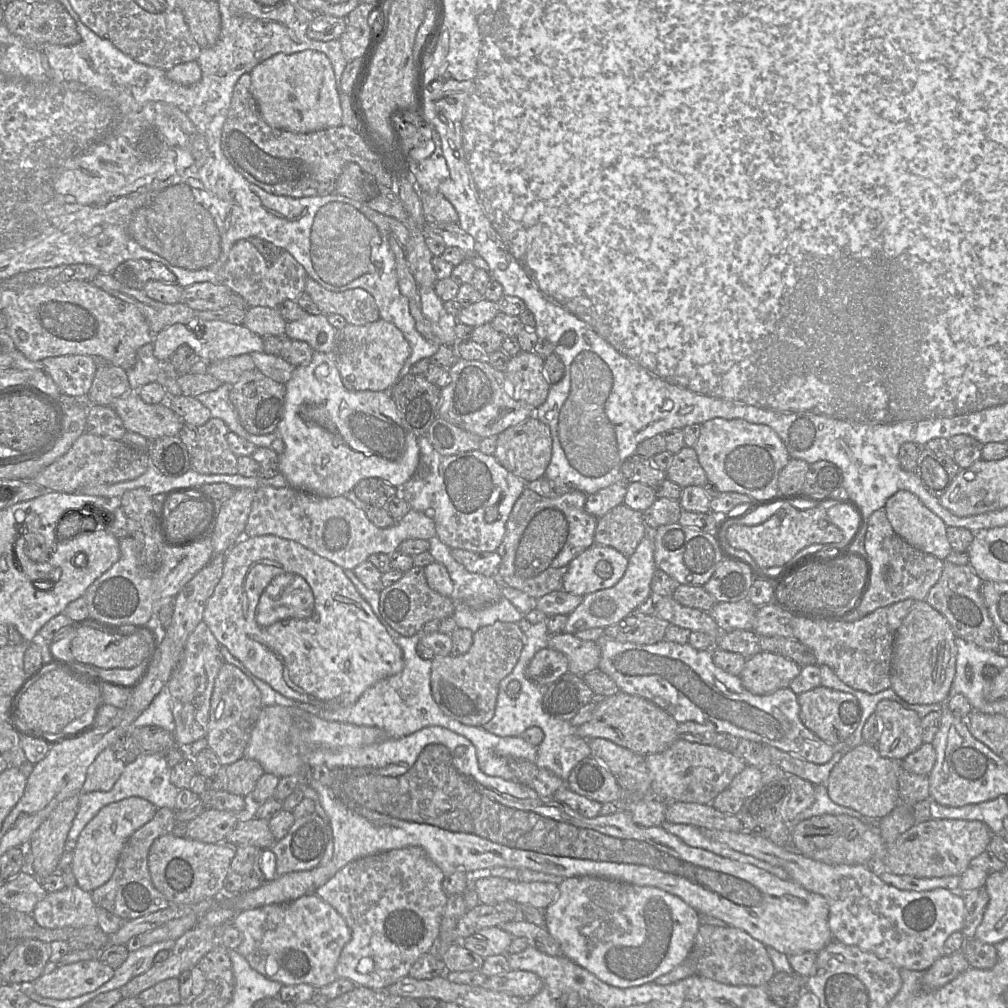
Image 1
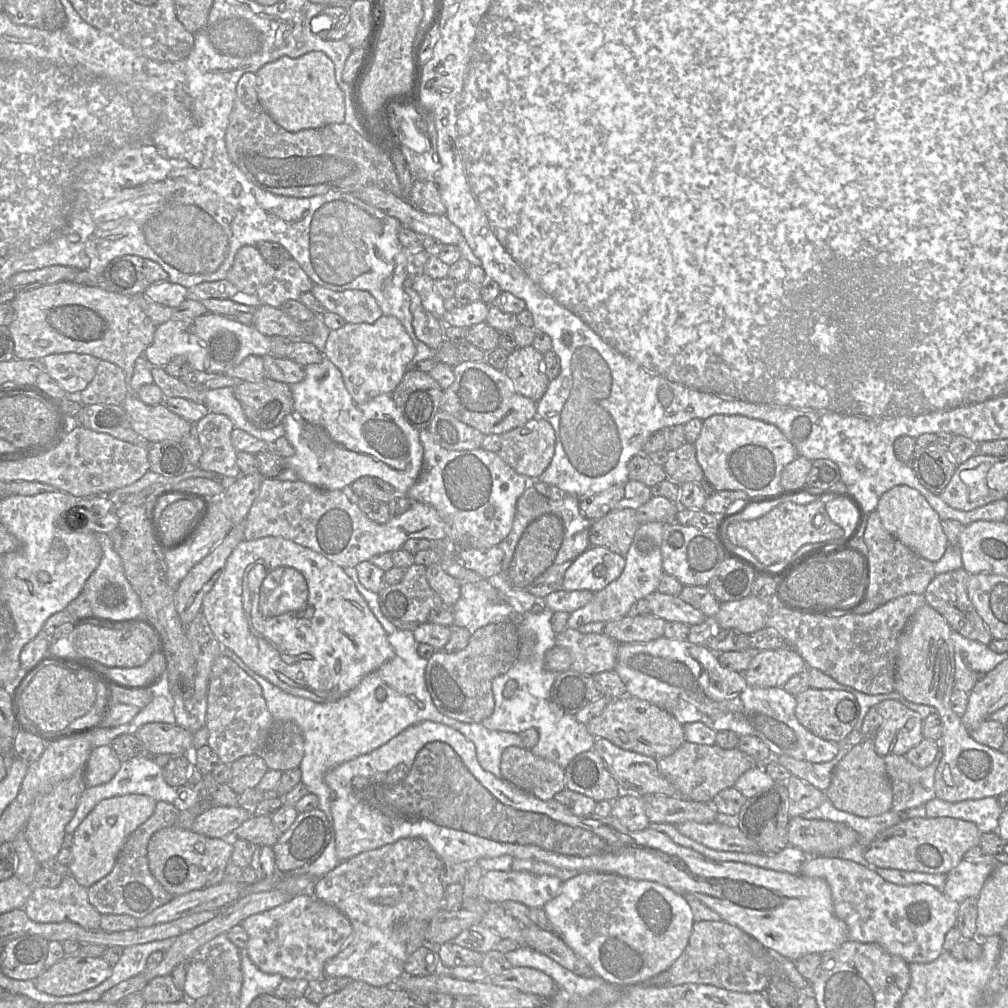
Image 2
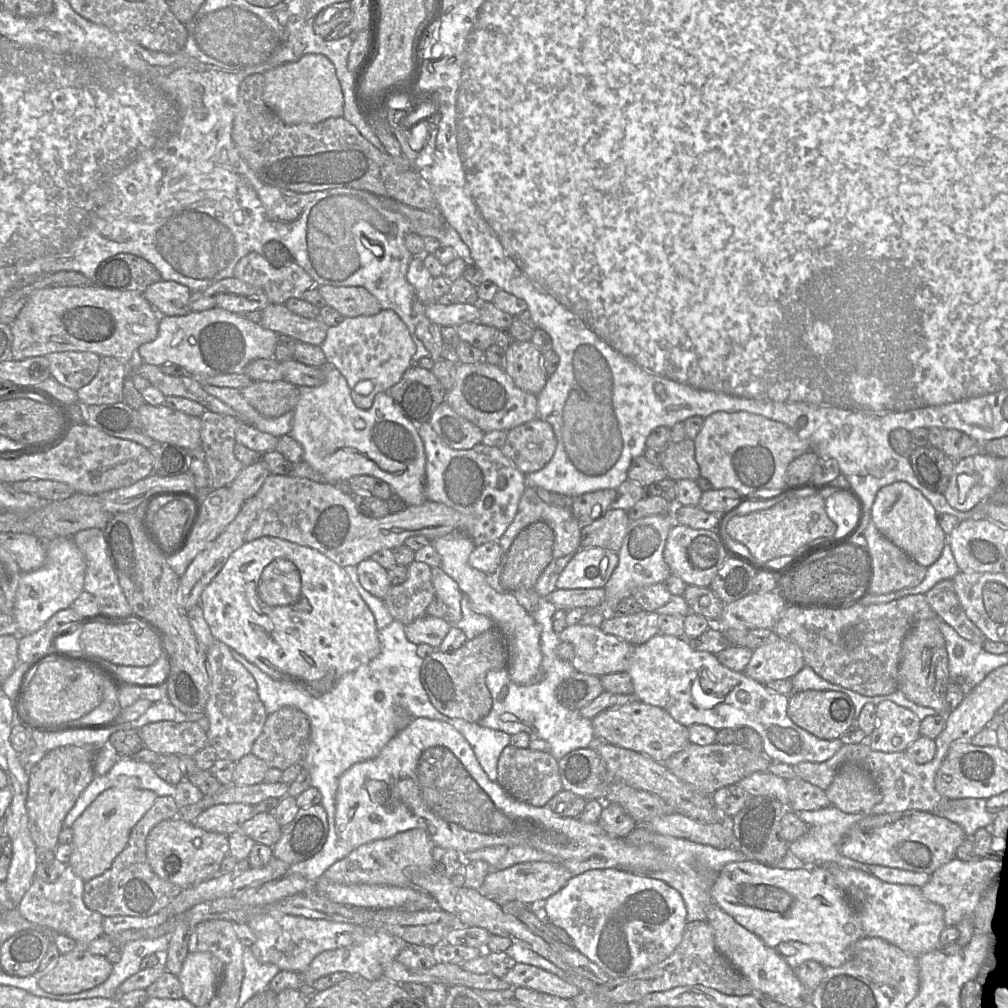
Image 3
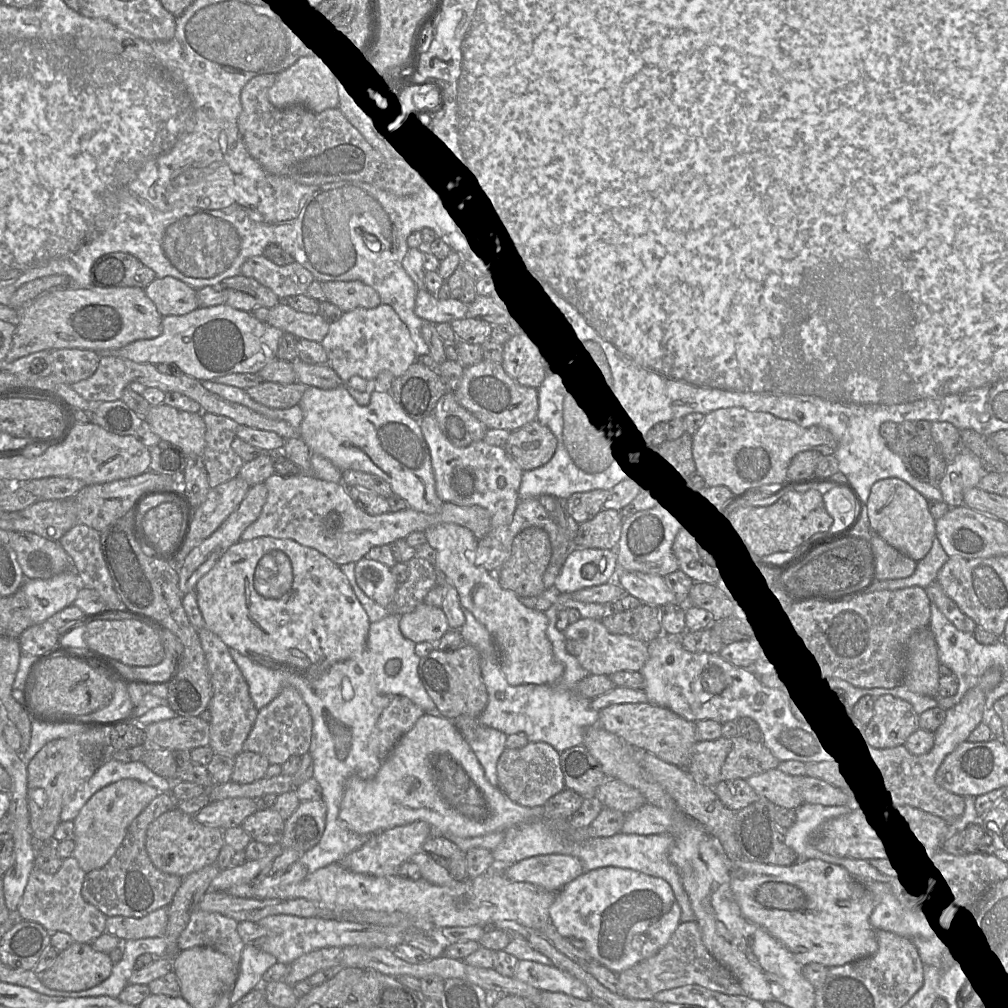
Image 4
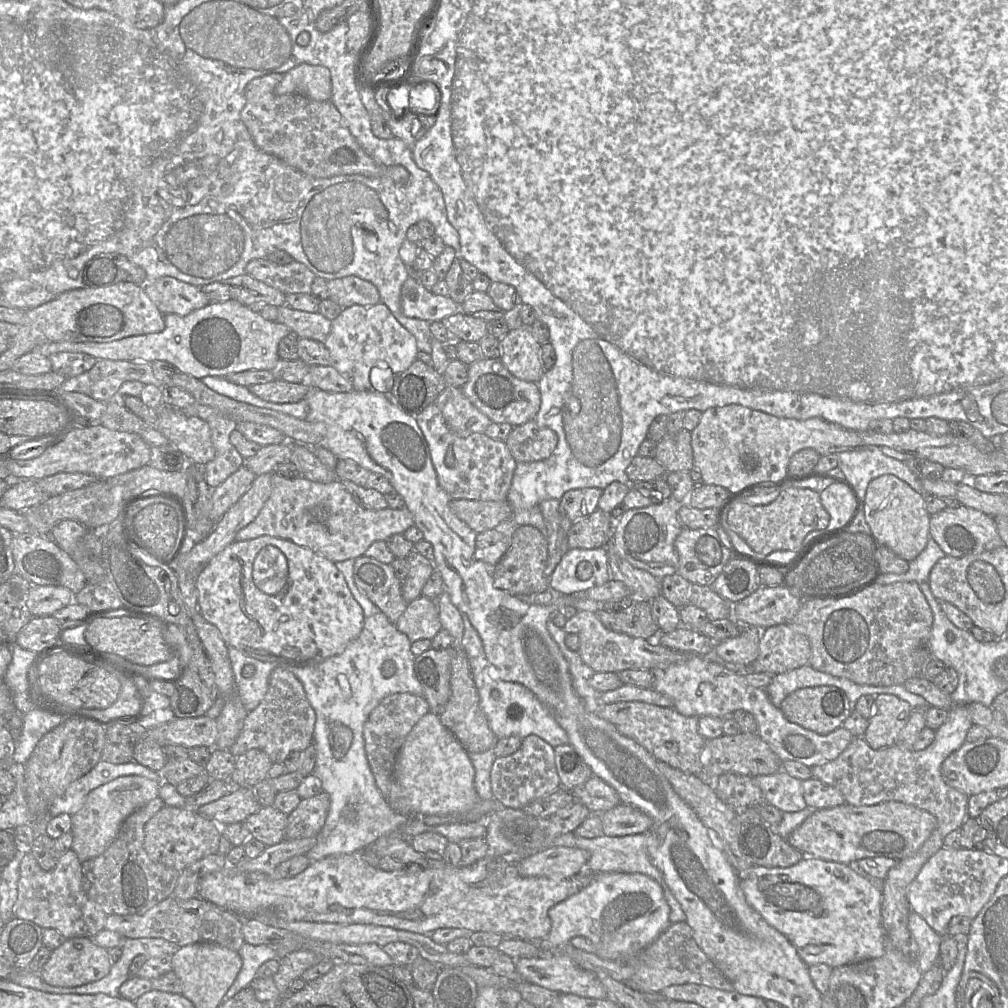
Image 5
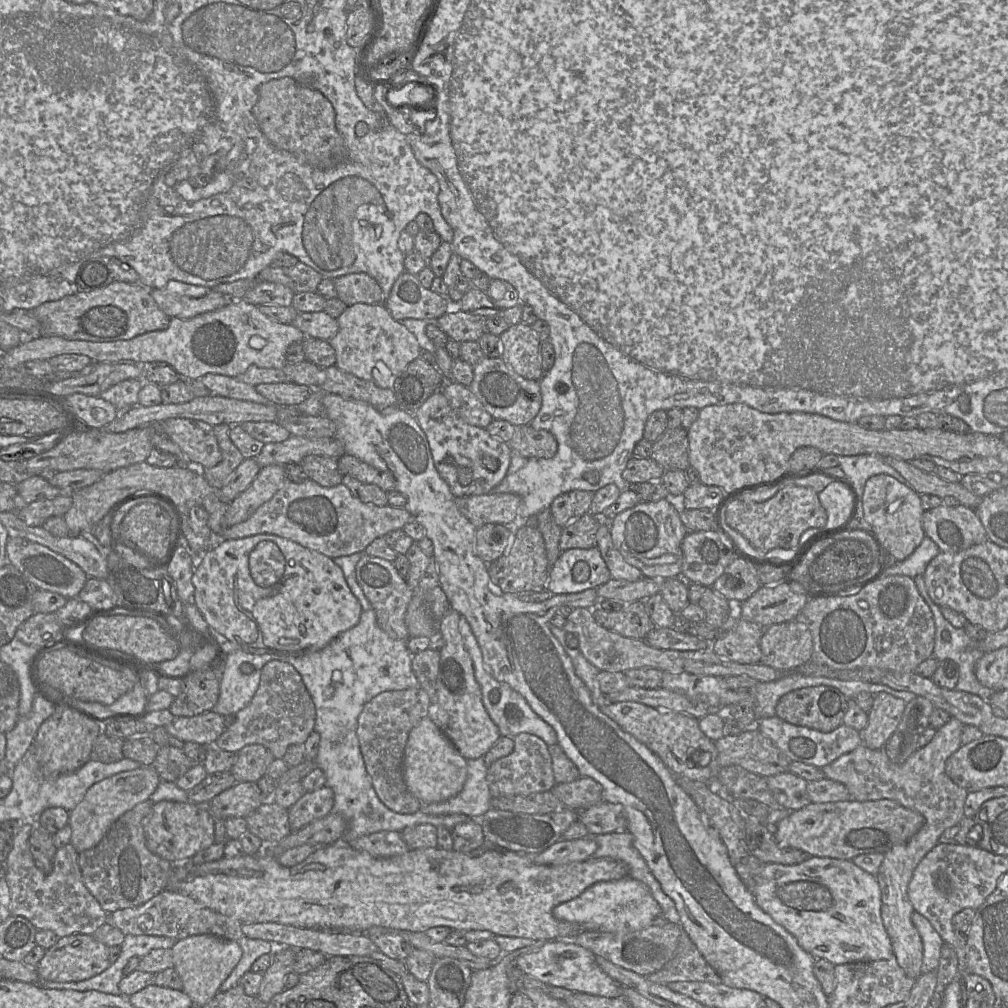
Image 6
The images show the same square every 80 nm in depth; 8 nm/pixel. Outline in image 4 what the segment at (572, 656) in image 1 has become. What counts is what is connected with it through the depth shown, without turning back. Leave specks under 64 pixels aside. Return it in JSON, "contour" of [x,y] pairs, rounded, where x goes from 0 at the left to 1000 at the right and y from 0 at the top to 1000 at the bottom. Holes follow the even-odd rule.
{"contour":[[[575,613],[558,626],[562,634],[571,635],[576,639],[576,647],[572,650],[575,660],[590,670],[606,671],[615,666],[635,666],[644,653],[643,639],[604,627],[595,615]]]}

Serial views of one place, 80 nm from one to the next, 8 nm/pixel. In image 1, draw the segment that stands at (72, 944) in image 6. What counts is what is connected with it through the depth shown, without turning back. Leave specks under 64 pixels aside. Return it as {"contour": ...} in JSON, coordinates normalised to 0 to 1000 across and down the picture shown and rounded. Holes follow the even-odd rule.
{"contour":[[[48,951],[48,961],[32,975],[32,979],[44,990],[63,992],[92,984],[112,968],[113,962],[98,951],[82,952],[66,957],[49,957]]]}

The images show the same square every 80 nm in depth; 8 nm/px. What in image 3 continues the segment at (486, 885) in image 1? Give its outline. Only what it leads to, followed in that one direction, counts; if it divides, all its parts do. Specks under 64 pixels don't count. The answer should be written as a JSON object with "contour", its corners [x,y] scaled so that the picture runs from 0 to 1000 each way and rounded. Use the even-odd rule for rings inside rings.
{"contour":[[[519,855],[502,862],[487,862],[474,884],[496,899],[505,894],[514,894],[522,899],[535,898],[560,880],[566,870],[556,855]]]}

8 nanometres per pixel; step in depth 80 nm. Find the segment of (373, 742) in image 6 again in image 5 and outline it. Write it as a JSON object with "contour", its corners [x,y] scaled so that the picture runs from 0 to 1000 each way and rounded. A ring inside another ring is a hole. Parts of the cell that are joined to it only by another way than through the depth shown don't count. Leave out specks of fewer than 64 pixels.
{"contour":[[[392,688],[382,691],[367,707],[360,721],[362,746],[374,782],[385,794],[390,765],[395,746],[412,718],[424,707],[427,701],[421,690],[407,688]]]}

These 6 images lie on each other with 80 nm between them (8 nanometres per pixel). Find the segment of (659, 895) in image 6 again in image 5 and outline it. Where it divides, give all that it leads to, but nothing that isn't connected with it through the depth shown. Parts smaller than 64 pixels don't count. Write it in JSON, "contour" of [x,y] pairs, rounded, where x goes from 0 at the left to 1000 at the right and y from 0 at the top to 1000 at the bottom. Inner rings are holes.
{"contour":[[[563,825],[553,830],[547,836],[547,840],[559,839],[574,841],[585,846],[584,854],[580,862],[589,867],[615,865],[615,866],[636,866],[652,874],[659,886],[659,890],[665,900],[665,917],[679,915],[681,908],[672,892],[668,889],[662,879],[656,864],[648,857],[643,846],[643,826],[626,827],[621,829],[601,829],[597,828],[590,831],[577,831],[568,825]]]}

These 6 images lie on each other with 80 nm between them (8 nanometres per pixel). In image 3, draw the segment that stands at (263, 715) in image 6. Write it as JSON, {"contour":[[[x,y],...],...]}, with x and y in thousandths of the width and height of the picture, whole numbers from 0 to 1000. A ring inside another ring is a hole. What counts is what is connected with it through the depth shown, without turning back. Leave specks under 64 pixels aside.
{"contour":[[[284,700],[265,710],[260,726],[252,736],[249,747],[263,755],[266,761],[281,765],[302,754],[307,737],[308,715],[305,709],[295,702]]]}

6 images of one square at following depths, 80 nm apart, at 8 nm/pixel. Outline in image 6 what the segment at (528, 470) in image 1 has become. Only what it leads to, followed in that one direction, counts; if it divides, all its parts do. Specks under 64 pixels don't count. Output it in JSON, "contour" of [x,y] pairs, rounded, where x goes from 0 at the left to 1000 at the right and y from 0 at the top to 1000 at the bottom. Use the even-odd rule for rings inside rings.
{"contour":[[[526,421],[511,423],[511,430],[504,440],[509,448],[522,454],[548,454],[554,444],[546,428],[530,426]]]}

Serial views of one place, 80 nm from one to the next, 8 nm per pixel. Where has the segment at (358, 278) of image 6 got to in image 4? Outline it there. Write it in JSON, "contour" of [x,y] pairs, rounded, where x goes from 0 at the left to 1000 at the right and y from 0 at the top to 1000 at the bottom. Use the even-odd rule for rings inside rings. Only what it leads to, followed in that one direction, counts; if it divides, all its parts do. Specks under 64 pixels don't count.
{"contour":[[[356,278],[319,280],[324,299],[341,311],[353,306],[370,307],[378,302],[376,292]]]}

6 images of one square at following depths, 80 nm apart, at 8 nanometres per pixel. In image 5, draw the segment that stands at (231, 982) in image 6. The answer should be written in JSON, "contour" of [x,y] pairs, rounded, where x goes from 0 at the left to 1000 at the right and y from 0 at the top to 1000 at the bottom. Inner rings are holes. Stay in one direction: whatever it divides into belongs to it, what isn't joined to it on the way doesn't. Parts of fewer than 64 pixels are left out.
{"contour":[[[242,935],[237,945],[240,950],[240,959],[226,981],[223,991],[227,991],[238,982],[248,977],[254,970],[256,960],[264,953],[275,951],[275,945],[272,939],[268,938],[250,938]]]}

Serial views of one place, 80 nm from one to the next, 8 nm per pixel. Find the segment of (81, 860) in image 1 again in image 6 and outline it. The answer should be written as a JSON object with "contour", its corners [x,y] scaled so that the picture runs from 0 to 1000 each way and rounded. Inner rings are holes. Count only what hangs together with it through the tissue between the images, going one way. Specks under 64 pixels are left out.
{"contour":[[[141,760],[116,767],[90,780],[82,794],[69,805],[67,815],[71,823],[69,836],[75,844],[79,846],[94,840],[123,807],[149,792],[159,775],[159,770],[151,760]]]}

